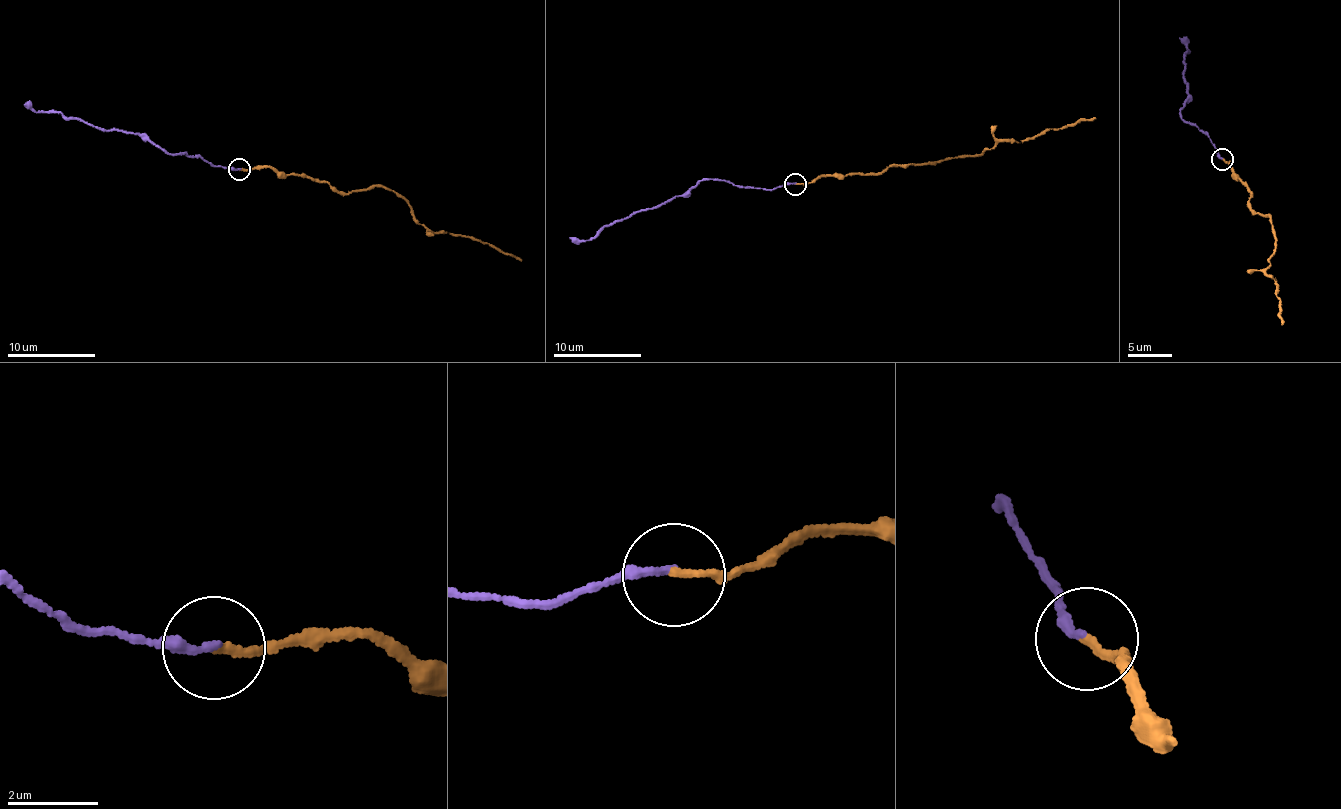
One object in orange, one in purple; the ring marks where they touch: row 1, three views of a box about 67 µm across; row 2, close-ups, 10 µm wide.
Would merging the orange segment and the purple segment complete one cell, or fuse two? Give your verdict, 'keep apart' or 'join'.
join

